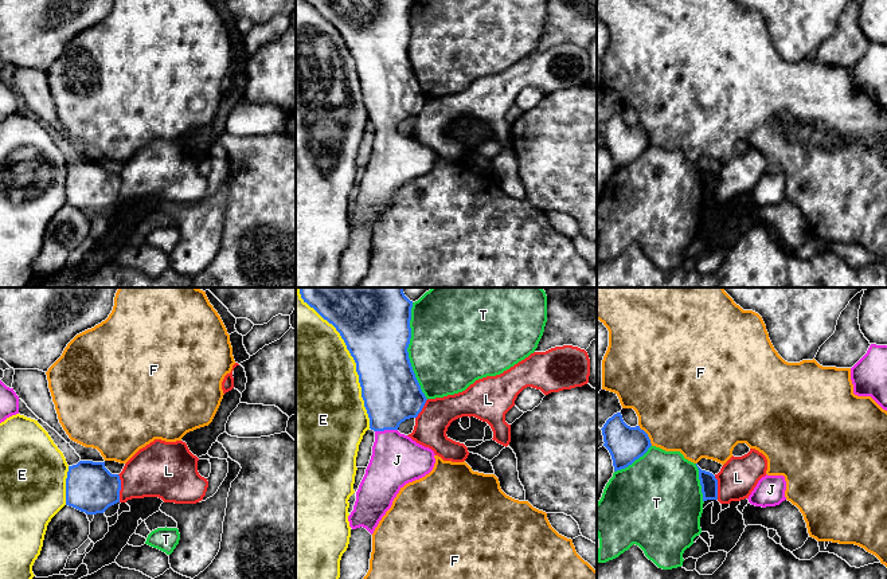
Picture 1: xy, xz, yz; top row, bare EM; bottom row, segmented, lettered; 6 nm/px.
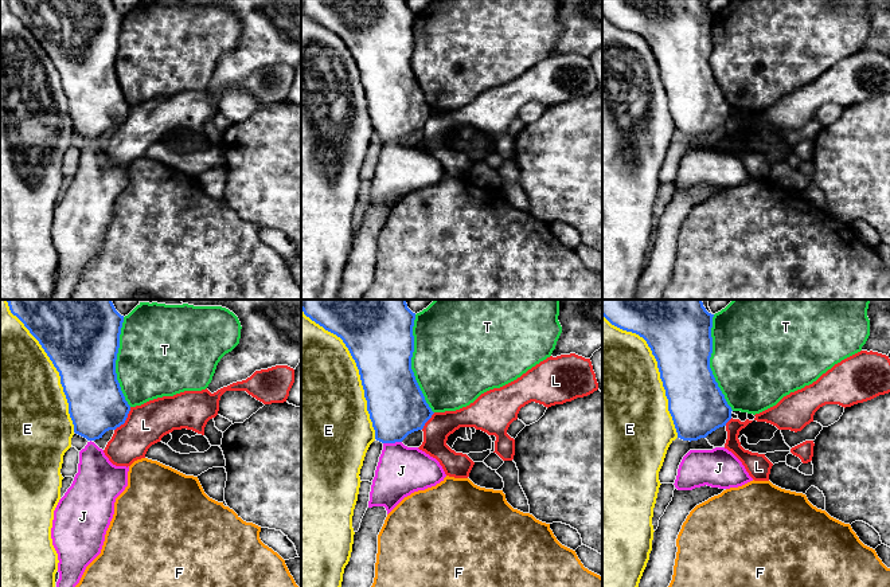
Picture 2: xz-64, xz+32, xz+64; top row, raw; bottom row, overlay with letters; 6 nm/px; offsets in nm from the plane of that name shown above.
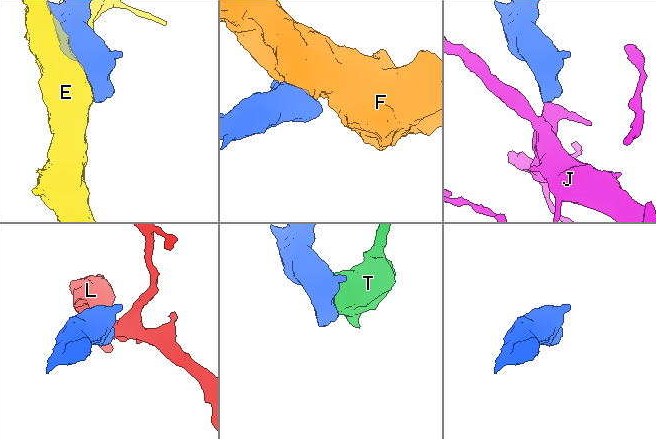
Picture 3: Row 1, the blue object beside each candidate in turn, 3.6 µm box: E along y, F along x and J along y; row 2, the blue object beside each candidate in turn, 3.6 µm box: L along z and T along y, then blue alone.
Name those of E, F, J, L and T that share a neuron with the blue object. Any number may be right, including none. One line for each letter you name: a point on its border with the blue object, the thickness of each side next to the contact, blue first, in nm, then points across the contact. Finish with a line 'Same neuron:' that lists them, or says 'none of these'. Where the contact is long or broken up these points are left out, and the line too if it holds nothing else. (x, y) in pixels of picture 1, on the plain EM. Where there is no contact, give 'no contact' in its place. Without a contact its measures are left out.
J: meets blue in xz at (386, 128); 340 nm thick on the blue side, 300 nm on the other; runs through xz (391, 93), (386, 109), (386, 128), (390, 147), (397, 159)
Same neuron: J

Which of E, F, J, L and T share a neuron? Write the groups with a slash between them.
E / F / J / L / T

